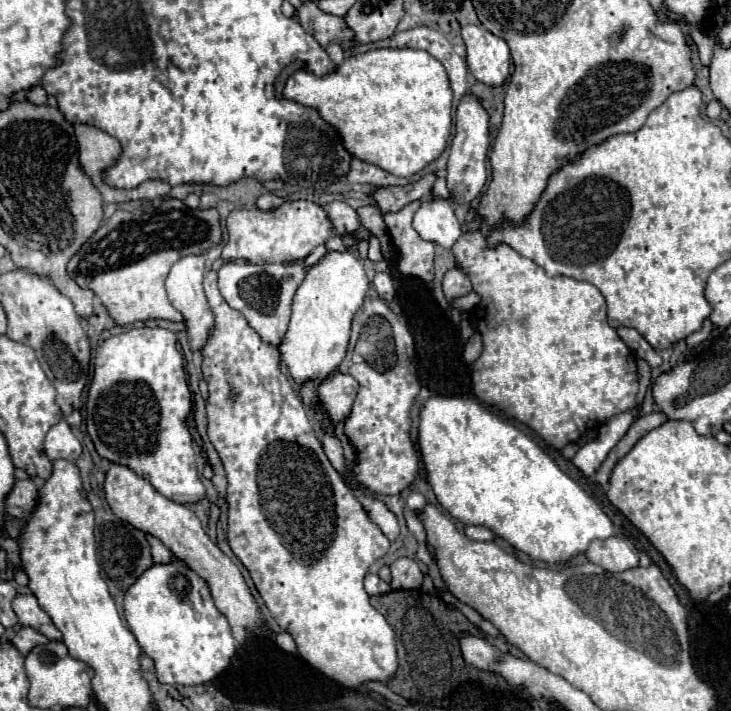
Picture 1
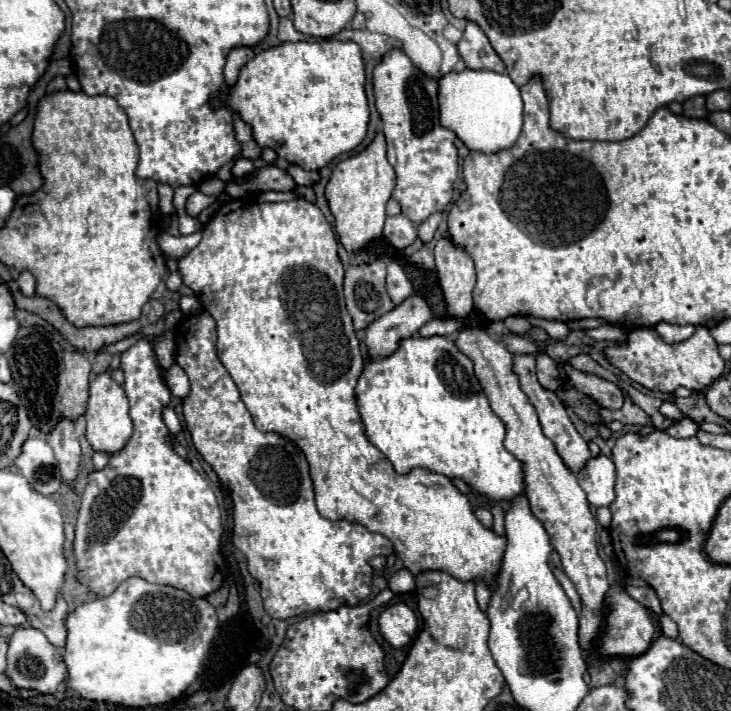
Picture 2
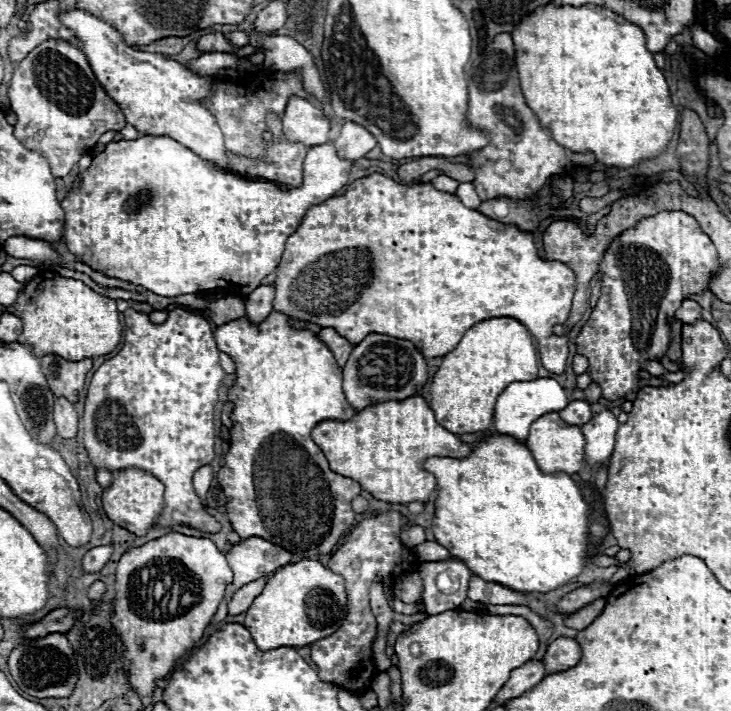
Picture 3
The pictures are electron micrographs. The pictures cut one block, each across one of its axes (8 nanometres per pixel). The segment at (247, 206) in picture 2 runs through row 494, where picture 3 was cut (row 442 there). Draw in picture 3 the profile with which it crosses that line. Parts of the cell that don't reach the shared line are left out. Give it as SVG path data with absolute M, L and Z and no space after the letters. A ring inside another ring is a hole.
M412 396L408 400L392 400L392 402L378 402L364 410L360 410L354 418L346 422L326 420L320 422L312 430L312 440L320 446L324 456L330 462L330 468L336 474L348 476L364 490L368 490L374 498L390 502L390 504L408 504L408 502L430 502L436 494L436 478L432 472L422 468L422 462L432 456L448 456L448 458L466 458L472 448L462 442L456 434L448 432L434 420L434 412L430 410L428 402L422 396Z

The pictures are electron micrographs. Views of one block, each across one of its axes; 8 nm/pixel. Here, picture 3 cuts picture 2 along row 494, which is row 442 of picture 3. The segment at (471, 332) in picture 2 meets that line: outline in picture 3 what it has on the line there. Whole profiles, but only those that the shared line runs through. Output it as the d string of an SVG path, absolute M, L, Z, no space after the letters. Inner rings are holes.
M558 412L544 414L530 426L530 436L526 440L528 450L532 452L534 460L538 462L540 470L544 474L556 474L556 472L566 472L566 474L576 474L584 466L584 434L580 426L564 422Z

